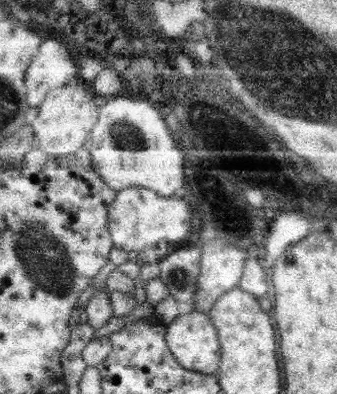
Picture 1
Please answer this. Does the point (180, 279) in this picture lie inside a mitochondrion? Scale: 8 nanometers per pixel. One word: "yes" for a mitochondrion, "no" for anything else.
yes

